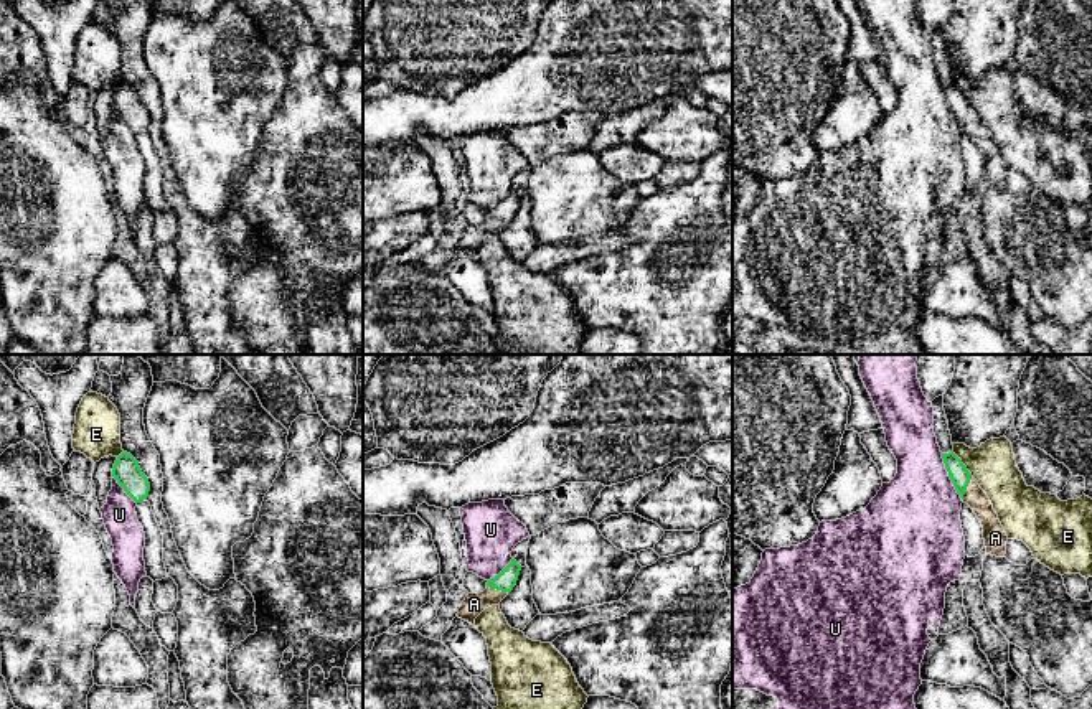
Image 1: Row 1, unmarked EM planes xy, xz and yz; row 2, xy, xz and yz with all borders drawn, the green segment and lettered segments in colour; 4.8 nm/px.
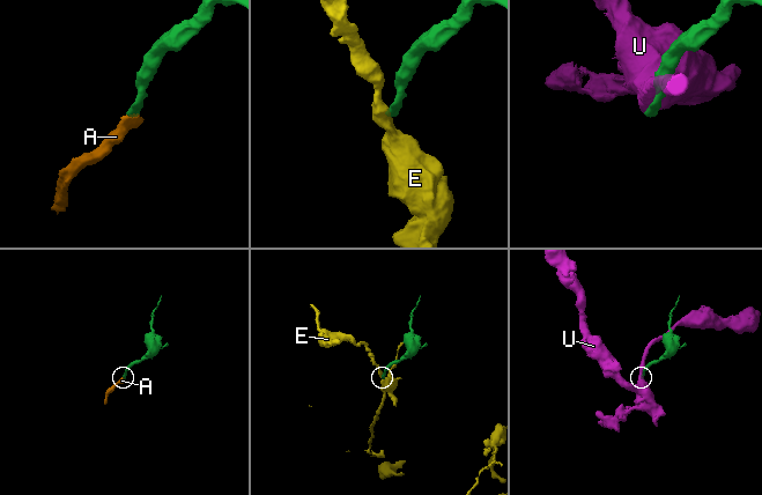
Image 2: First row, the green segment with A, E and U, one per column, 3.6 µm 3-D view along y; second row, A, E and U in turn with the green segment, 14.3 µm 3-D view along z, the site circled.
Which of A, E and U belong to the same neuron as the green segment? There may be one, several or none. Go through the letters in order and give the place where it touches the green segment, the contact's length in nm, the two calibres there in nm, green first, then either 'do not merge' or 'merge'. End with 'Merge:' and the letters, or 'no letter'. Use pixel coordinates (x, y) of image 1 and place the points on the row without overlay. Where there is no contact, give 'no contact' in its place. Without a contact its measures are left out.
A: meets green in yz at (967, 116); contact 130 nm long; 90 nm thick on the green side, 100 nm on the other; merge
E: meets green in yz at (962, 94); contact 160 nm long; 90 nm thick on the green side, 220 nm on the other; do not merge
U: meets green in yz at (949, 106); contact 240 nm long; 90 nm thick on the green side, 420 nm on the other; do not merge
Merge: A

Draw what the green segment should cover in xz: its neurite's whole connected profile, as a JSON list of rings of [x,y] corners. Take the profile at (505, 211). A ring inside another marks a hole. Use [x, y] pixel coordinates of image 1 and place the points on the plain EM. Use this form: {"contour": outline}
{"contour": [[[511,193],[493,209],[487,213],[487,219],[480,224],[468,224],[462,232],[457,247],[475,254],[475,249],[488,237],[500,236],[500,232],[513,221],[520,206],[521,196]]]}

